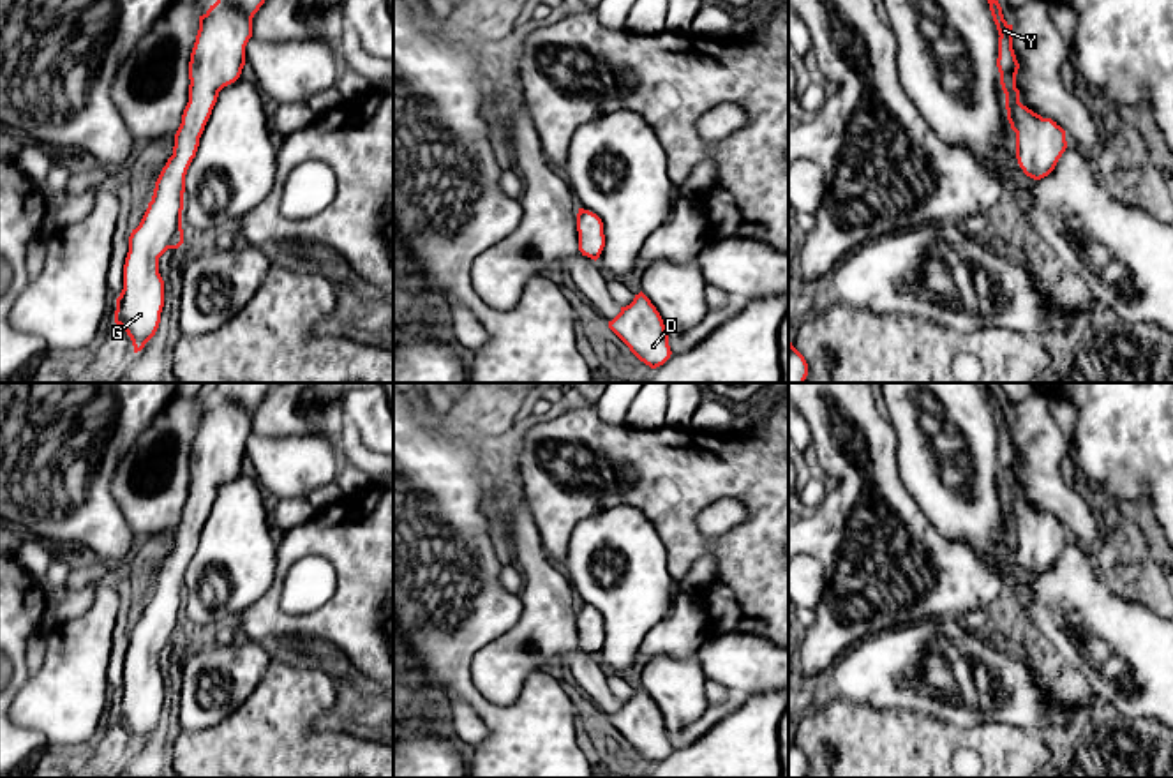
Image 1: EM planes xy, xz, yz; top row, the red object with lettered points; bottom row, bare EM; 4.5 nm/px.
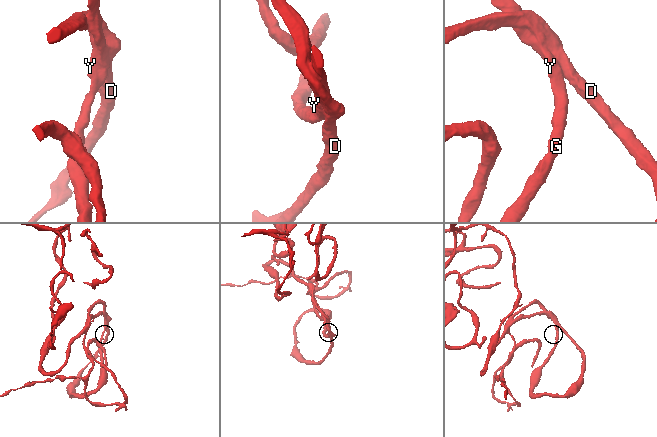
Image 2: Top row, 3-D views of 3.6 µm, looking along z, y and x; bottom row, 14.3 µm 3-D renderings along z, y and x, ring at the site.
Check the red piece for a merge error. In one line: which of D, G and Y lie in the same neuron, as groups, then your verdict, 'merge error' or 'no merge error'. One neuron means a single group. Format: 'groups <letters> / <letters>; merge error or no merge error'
groups D G Y; no merge error

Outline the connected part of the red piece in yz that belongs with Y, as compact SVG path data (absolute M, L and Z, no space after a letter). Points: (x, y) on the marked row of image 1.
M988 0L988 4L1000 35L997 67L1005 94L1007 120L1016 132L1016 159L1027 176L1041 180L1055 169L1065 152L1065 131L1020 102L1016 88L1020 64L1012 49L1012 25L1004 19L998 0Z

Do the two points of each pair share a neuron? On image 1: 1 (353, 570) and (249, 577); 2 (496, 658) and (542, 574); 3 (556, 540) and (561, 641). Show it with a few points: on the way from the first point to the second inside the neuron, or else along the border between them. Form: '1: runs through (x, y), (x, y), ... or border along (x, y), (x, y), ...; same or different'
1: border along (277, 546), (274, 583), (247, 607); different
2: runs through (517, 641), (542, 616), (542, 595); same
3: border along (538, 528), (544, 551), (560, 567); different

